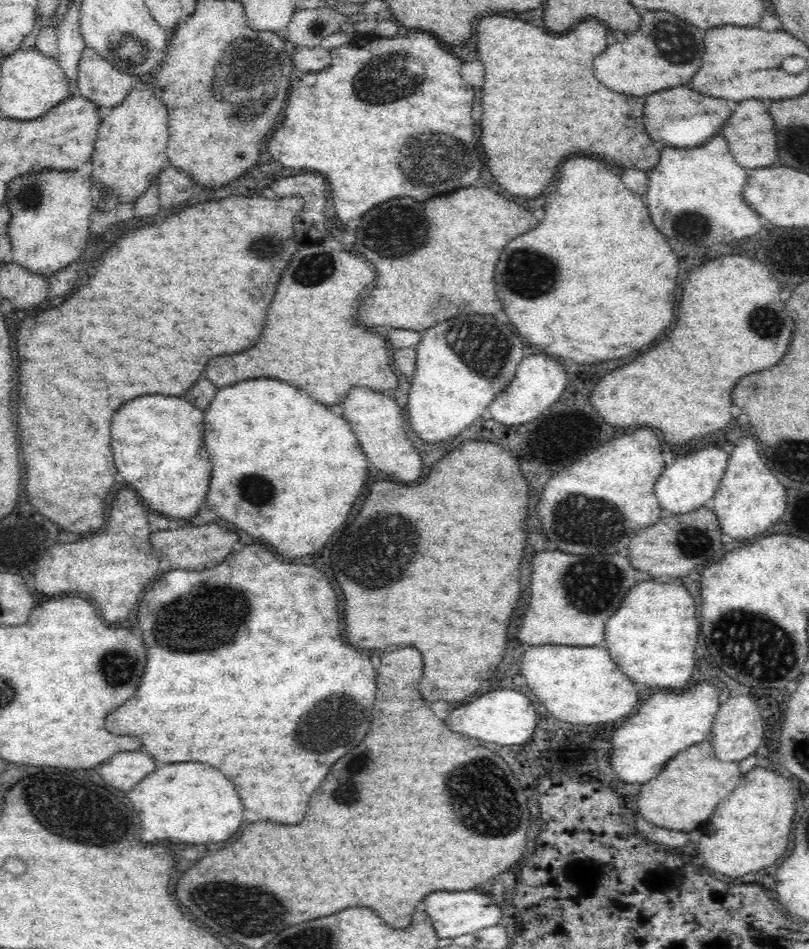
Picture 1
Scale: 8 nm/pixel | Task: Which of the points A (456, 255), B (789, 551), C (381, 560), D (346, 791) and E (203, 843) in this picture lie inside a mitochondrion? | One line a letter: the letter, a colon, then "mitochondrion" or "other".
A: other
B: other
C: mitochondrion
D: mitochondrion
E: other

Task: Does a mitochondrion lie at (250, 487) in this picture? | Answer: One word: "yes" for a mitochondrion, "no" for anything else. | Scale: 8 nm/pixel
yes

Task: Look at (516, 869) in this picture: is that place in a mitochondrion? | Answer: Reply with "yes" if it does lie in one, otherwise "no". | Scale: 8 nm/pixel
no

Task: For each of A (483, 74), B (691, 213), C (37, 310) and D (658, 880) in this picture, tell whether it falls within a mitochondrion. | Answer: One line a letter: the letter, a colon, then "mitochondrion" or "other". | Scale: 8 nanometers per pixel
A: other
B: mitochondrion
C: other
D: other

